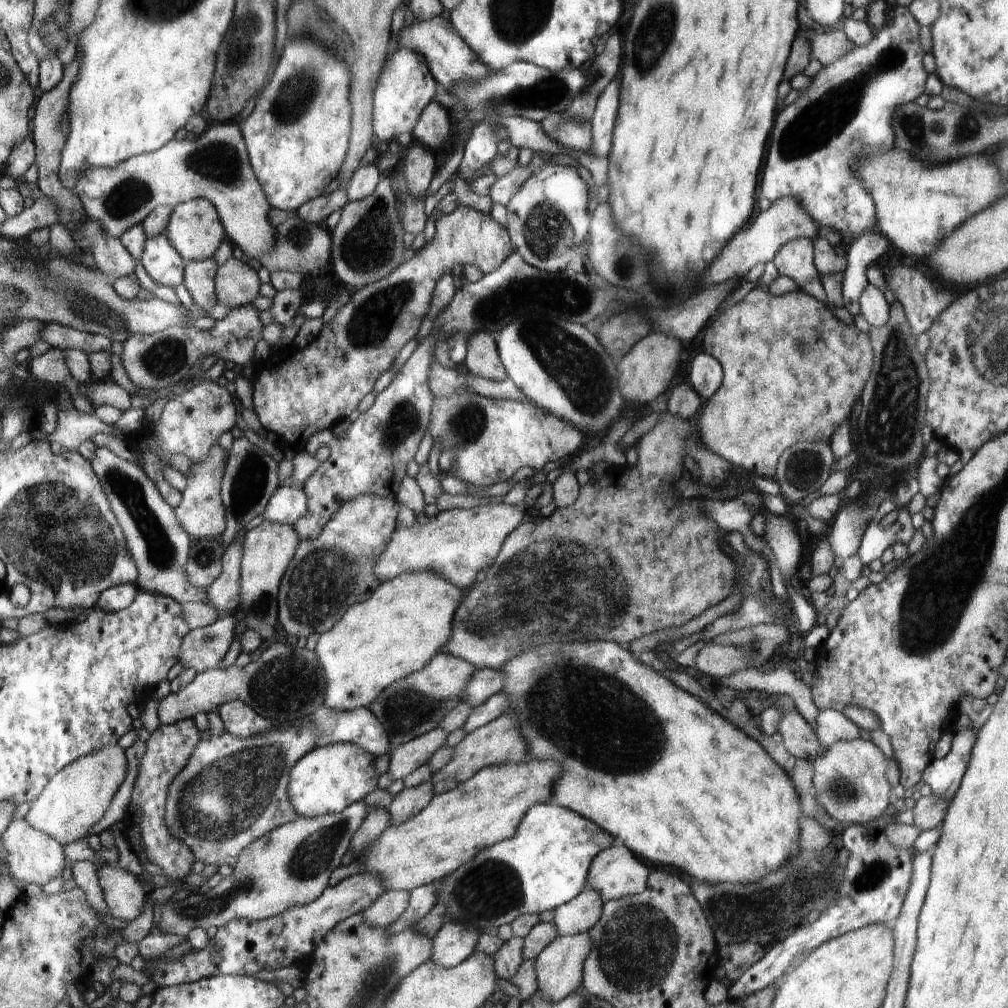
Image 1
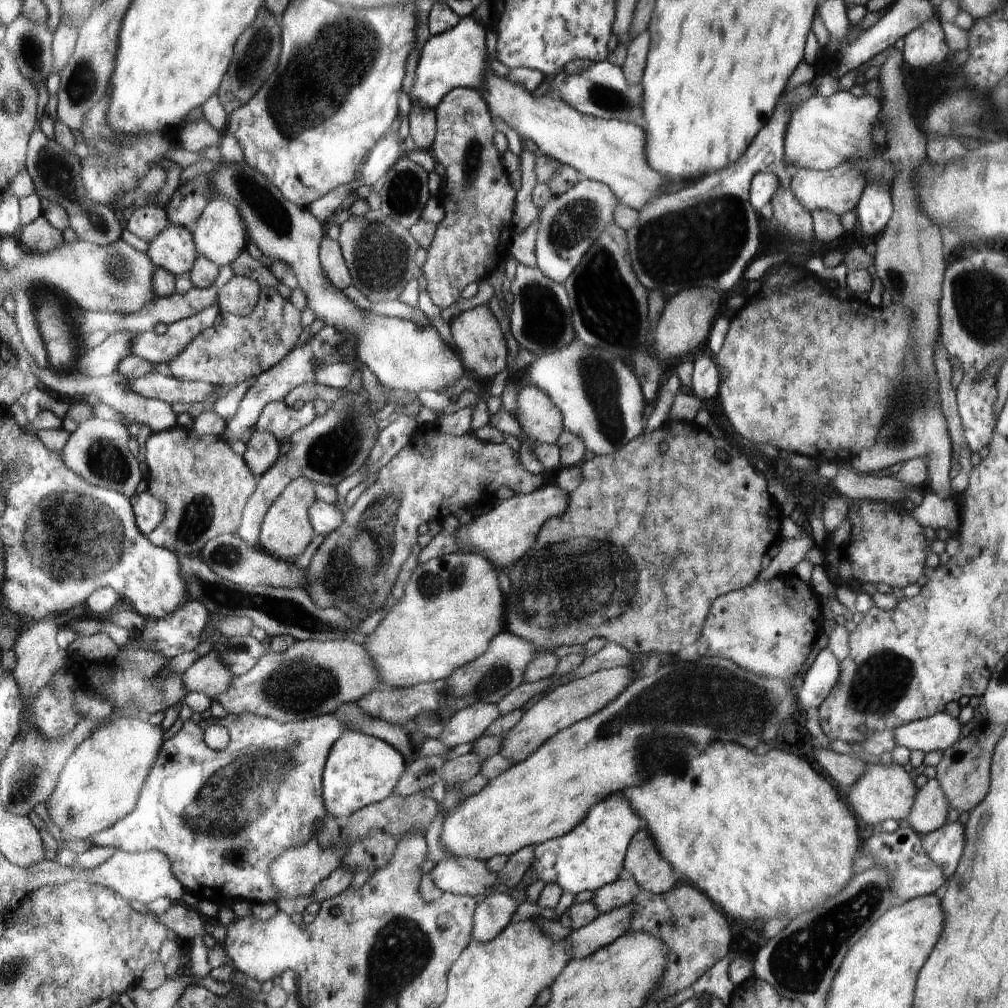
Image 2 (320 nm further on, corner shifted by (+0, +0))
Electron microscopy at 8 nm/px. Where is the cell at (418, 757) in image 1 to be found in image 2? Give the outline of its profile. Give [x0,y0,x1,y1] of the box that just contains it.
[438,701,501,746]

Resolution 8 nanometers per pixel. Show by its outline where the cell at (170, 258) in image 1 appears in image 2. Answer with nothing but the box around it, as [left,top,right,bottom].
[146,223,198,276]

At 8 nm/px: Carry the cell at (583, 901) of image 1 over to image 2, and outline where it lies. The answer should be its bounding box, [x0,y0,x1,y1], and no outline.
[592,874,642,913]

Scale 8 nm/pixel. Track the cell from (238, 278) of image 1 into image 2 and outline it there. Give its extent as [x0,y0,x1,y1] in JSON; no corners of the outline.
[218,275,261,315]

